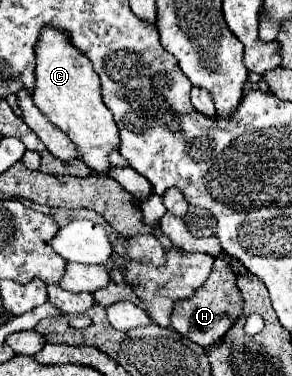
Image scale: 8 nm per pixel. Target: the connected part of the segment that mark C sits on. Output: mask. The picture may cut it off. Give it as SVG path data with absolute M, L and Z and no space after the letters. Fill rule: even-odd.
M44 29L36 43L36 89L32 99L52 125L68 133L80 159L98 175L108 175L108 169L112 167L108 153L116 151L120 145L118 127L112 113L102 103L100 79L92 71L88 57L78 53L64 33L56 33L54 29Z

